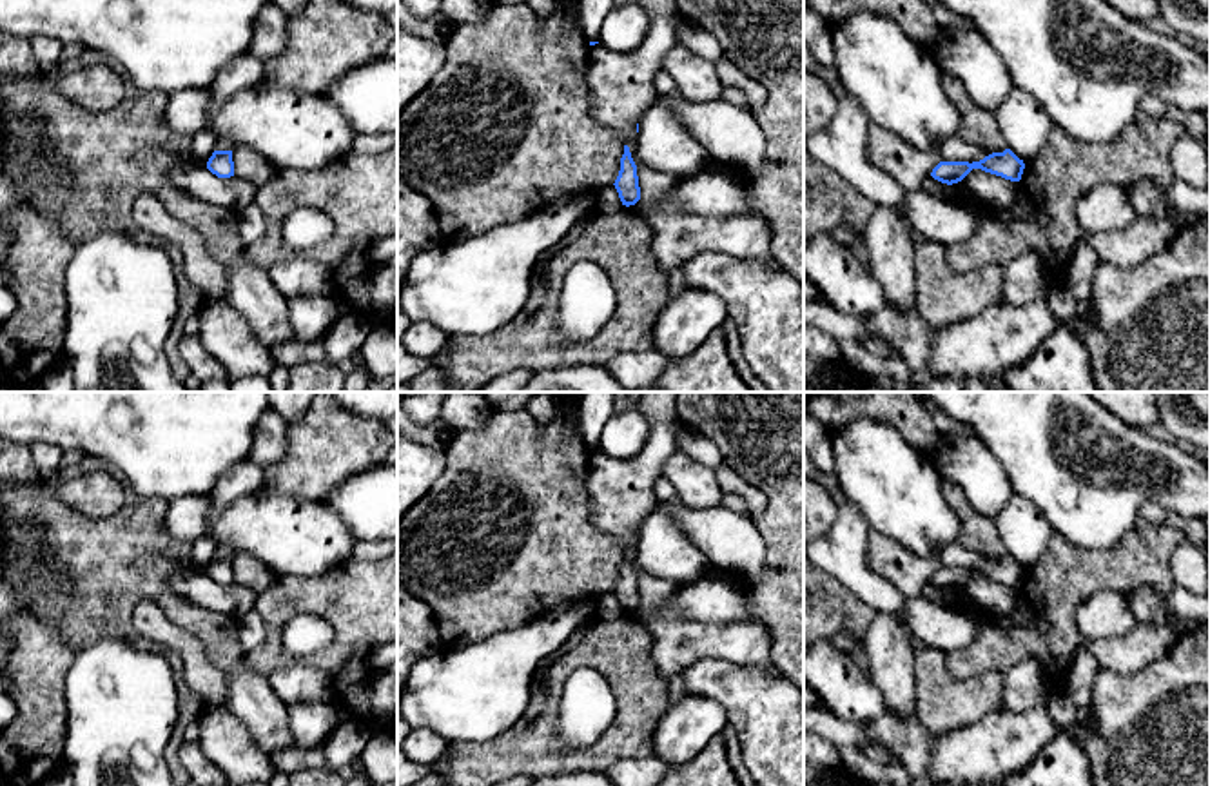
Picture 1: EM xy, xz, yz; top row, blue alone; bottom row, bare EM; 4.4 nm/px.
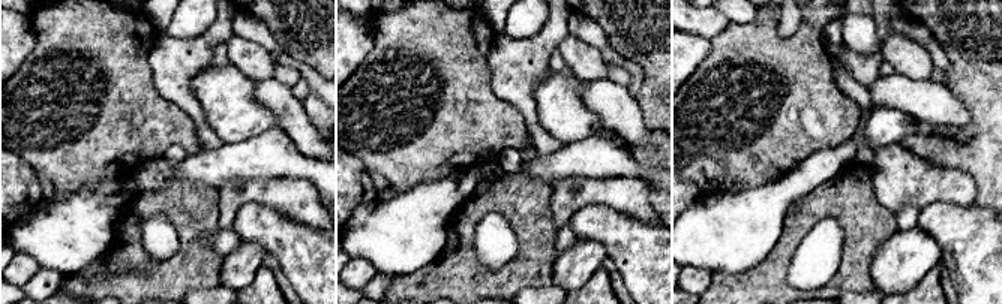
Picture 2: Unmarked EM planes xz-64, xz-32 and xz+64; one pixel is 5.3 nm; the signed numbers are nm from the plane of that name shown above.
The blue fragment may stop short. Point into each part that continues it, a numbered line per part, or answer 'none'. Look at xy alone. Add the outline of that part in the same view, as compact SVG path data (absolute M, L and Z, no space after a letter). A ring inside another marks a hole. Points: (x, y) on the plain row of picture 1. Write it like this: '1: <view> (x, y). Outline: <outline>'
none

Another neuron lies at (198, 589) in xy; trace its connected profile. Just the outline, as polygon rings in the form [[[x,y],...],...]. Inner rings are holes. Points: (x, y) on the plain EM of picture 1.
[[[207,572],[174,575],[171,588],[178,597],[183,597],[192,604],[236,619],[243,617],[258,604],[258,594],[254,590],[245,588],[236,581],[230,585],[218,585],[207,575]]]

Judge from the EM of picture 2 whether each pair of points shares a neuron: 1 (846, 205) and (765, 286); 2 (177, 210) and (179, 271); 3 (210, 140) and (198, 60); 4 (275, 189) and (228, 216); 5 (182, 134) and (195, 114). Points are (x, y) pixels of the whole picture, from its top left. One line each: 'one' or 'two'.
1: one
2: one
3: one
4: one
5: two

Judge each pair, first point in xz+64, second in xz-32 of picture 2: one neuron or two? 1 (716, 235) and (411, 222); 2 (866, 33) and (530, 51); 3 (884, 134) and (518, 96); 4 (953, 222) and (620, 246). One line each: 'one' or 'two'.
1: one
2: two
3: two
4: one

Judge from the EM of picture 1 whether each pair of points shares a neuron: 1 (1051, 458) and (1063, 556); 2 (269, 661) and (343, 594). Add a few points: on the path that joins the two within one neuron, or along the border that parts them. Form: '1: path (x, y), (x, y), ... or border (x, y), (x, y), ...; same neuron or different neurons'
1: border (1054, 532), (1078, 545), (1102, 550); different neurons
2: path (273, 634), (274, 621), (300, 596), (316, 596); same neuron

